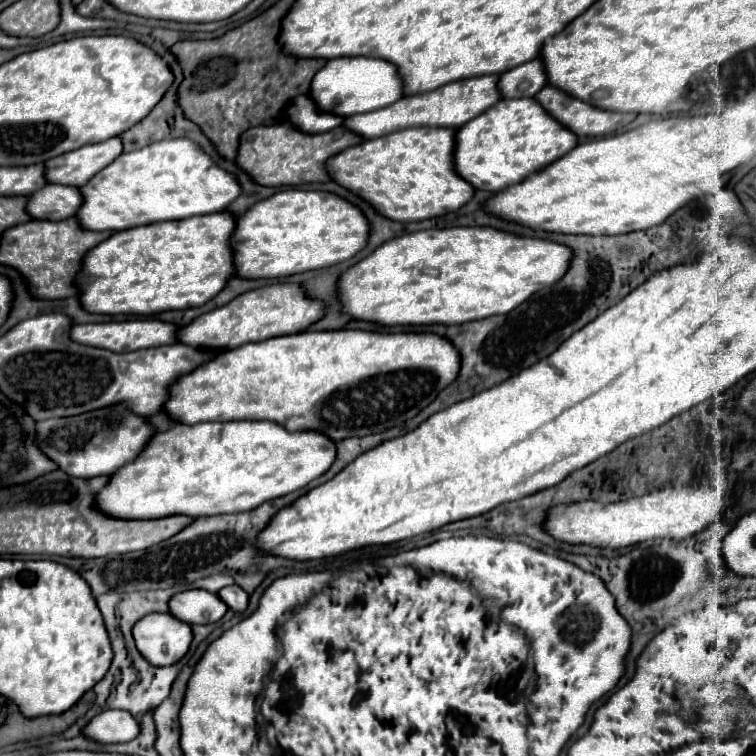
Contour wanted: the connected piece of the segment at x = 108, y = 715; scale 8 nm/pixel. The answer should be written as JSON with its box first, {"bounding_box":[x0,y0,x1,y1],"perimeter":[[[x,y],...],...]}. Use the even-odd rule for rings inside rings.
{"bounding_box":[82,710,140,744],"perimeter":[[[104,710],[82,728],[82,734],[88,740],[100,744],[128,742],[134,740],[138,732],[140,732],[140,724],[136,722],[136,718],[132,718],[132,714],[124,710]]]}

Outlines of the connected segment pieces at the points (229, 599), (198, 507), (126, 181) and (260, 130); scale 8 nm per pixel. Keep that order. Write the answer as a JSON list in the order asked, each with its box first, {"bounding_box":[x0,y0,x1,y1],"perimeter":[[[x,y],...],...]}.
[{"bounding_box":[218,584,248,612],"perimeter":[[[236,584],[218,590],[218,596],[220,596],[220,600],[222,600],[228,608],[232,608],[234,612],[242,612],[242,610],[246,610],[246,606],[248,606],[248,594],[246,594],[240,586],[236,586]]]},{"bounding_box":[94,420,336,520],"perimeter":[[[240,420],[240,422],[206,422],[196,426],[172,426],[166,432],[156,432],[136,460],[118,468],[108,484],[96,494],[94,506],[102,514],[120,520],[158,520],[176,514],[200,518],[248,512],[260,504],[286,496],[304,488],[314,478],[322,476],[336,456],[336,444],[320,432],[290,434],[282,426],[268,420]]]},{"bounding_box":[76,138,240,230],"perimeter":[[[188,138],[154,142],[142,150],[120,154],[80,188],[82,206],[76,212],[82,230],[128,230],[134,226],[184,220],[226,210],[240,196],[236,178],[218,168]]]},{"bounding_box":[236,122,362,186],"perimeter":[[[280,122],[272,126],[256,126],[242,134],[236,154],[236,166],[244,170],[250,176],[250,180],[254,180],[260,186],[316,184],[318,178],[324,178],[324,182],[328,182],[328,176],[324,172],[324,162],[334,152],[342,152],[352,144],[360,144],[360,142],[362,138],[346,130],[344,126],[338,126],[324,134],[304,134],[288,122]]]}]

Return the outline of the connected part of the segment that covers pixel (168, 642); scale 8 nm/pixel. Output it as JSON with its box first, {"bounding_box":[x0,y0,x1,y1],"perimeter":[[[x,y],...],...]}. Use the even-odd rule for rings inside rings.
{"bounding_box":[132,614,192,666],"perimeter":[[[148,614],[140,618],[132,628],[132,636],[138,652],[152,666],[170,666],[178,662],[192,642],[190,624],[172,618],[172,614]]]}

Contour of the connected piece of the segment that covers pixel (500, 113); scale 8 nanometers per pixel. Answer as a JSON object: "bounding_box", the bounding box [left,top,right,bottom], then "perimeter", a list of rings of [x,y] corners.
{"bounding_box":[454,98,578,192],"perimeter":[[[534,98],[500,100],[456,130],[454,168],[472,188],[500,192],[562,158],[576,144],[578,138],[550,114],[544,114],[544,108]]]}

